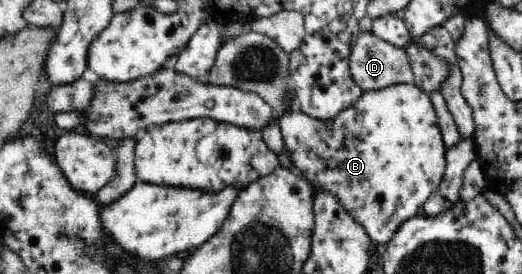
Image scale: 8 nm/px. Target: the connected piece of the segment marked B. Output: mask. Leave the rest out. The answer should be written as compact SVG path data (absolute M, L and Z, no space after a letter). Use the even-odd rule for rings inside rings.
M402 83L380 89L379 91L364 92L354 105L349 109L338 113L338 117L336 117L335 120L336 123L334 123L334 119L324 120L324 125L322 125L320 131L318 131L318 119L314 119L300 111L288 113L288 115L280 117L280 128L284 137L285 146L290 150L290 158L294 160L296 169L304 172L304 179L310 180L309 185L311 189L322 186L322 188L332 191L332 194L336 195L338 200L354 215L354 218L358 220L358 223L364 226L364 229L368 232L371 240L387 244L397 232L397 229L401 226L403 221L421 214L422 205L436 193L438 185L440 185L442 179L444 179L447 148L442 138L440 125L438 124L438 113L436 113L436 109L426 91L423 91L418 85ZM334 131L342 131L344 141L348 141L350 145L334 145Z

